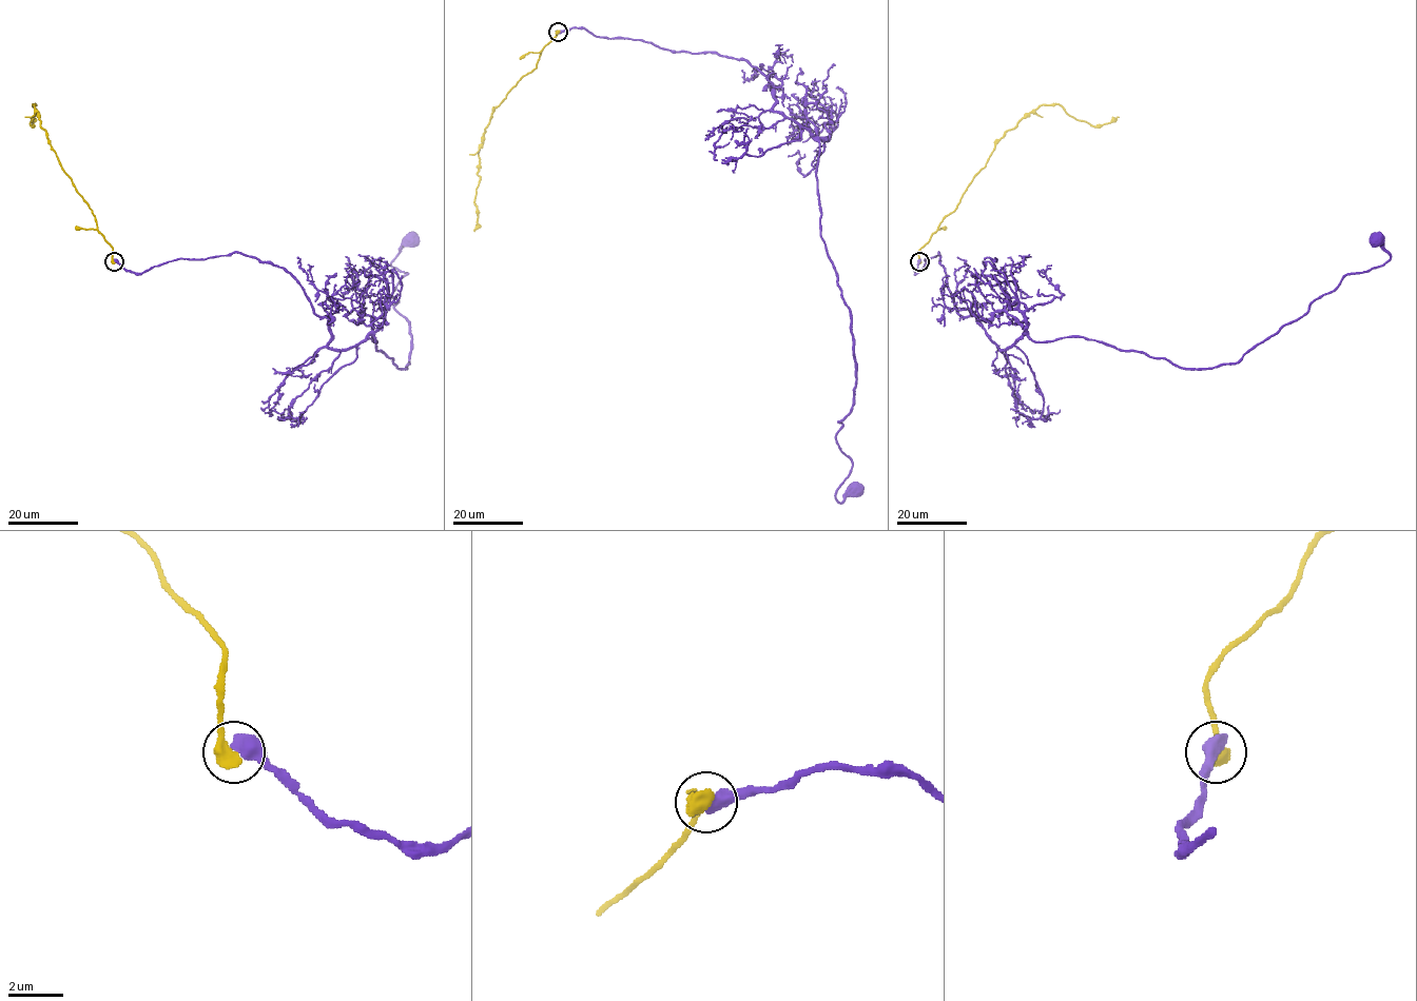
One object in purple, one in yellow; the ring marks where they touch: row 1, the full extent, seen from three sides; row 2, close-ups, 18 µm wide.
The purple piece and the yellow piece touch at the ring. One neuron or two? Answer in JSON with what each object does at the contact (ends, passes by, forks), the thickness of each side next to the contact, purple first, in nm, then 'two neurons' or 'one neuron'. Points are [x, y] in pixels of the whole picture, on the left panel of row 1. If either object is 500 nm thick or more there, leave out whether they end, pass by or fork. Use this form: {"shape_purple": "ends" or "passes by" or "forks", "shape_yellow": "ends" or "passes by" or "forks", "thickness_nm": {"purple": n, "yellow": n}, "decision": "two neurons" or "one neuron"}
{"thickness_nm": {"purple": 550, "yellow": 600}, "decision": "two neurons"}

